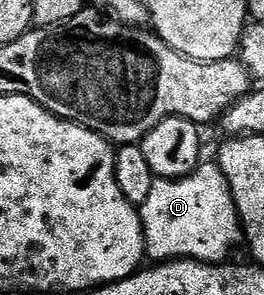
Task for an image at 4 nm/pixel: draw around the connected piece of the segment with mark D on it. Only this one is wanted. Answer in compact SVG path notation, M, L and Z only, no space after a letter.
M215 161L199 163L190 176L180 180L156 178L147 201L139 207L142 229L145 232L147 257L154 262L168 262L172 259L194 259L202 263L223 263L230 252L245 241L245 230L232 198L231 187L223 171Z

